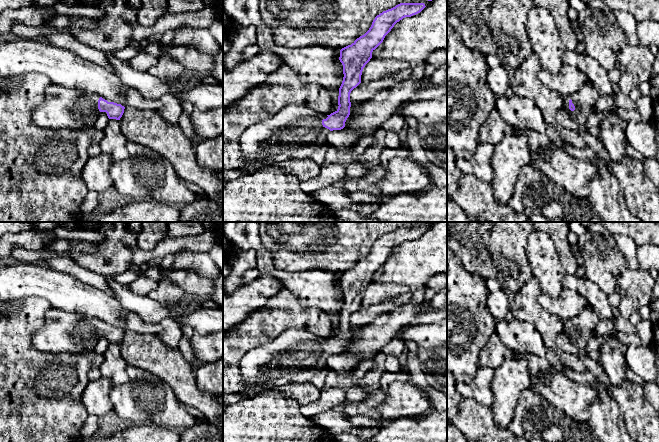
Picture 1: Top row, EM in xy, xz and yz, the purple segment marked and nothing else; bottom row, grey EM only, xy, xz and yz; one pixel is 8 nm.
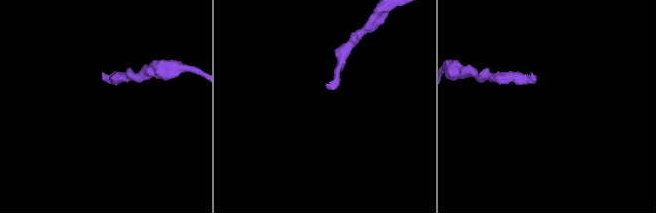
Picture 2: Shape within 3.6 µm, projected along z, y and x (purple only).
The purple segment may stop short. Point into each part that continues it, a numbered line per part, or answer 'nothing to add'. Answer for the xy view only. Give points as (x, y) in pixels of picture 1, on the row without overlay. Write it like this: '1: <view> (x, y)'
1: xy (71, 332)

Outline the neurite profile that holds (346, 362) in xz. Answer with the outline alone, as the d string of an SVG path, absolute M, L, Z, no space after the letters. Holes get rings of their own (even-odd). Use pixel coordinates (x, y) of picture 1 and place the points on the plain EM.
M344 351L341 354L330 355L327 360L327 367L329 370L343 375L352 372L359 363L360 360L357 356Z

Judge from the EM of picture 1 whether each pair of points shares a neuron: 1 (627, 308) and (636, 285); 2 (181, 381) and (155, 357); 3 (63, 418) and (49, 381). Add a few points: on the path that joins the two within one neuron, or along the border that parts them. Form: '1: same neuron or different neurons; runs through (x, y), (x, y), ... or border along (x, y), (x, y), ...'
1: same neuron; runs through (630, 302), (635, 297), (636, 291)
2: same neuron; runs through (175, 375), (161, 361)
3: same neuron; runs through (54, 409), (51, 406), (49, 390)

